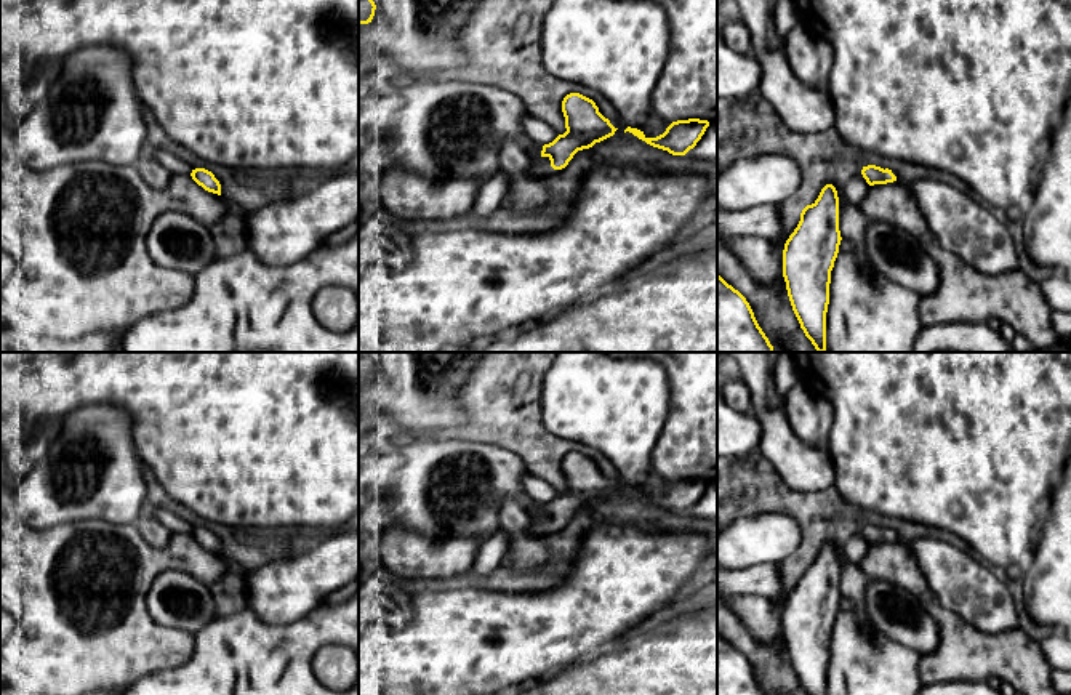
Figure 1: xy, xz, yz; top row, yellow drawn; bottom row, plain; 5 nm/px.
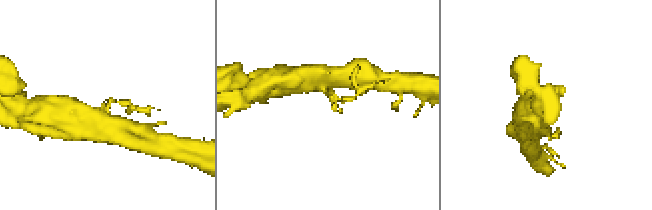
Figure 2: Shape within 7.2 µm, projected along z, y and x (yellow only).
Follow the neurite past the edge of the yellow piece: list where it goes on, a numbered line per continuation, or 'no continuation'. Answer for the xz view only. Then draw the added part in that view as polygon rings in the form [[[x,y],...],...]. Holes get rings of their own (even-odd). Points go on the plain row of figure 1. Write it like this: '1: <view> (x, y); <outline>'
1: xz (538, 524); [[[538,503],[538,506],[535,508],[535,511],[533,512],[528,512],[528,517],[530,517],[528,530],[533,535],[546,536],[546,535],[556,532],[557,528],[554,528],[551,525],[549,516],[543,516],[541,514],[541,509],[543,509],[543,504]]]

